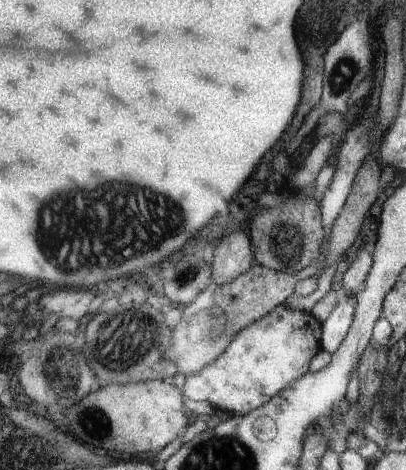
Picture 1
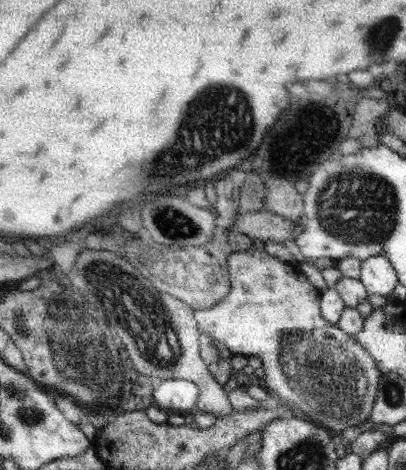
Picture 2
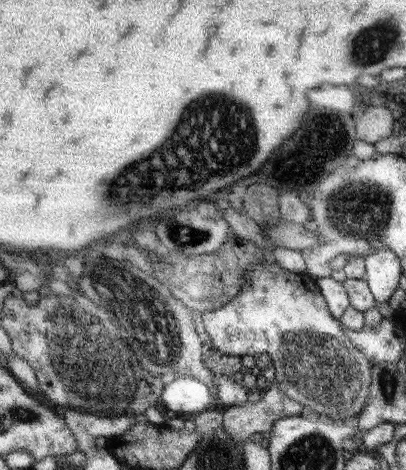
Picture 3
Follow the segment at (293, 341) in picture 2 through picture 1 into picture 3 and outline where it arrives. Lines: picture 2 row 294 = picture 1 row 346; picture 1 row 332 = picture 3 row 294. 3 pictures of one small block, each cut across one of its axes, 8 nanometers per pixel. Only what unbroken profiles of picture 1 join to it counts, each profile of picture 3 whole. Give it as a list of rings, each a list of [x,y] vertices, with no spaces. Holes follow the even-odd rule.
[[[261,262],[245,272],[245,282],[235,298],[231,298],[221,308],[201,314],[201,324],[205,326],[211,344],[215,350],[227,356],[253,356],[267,354],[271,358],[271,366],[275,370],[275,382],[285,392],[287,398],[299,402],[301,406],[309,406],[315,414],[327,416],[333,422],[343,422],[345,418],[359,416],[365,400],[369,398],[369,386],[373,376],[373,364],[353,342],[347,338],[339,320],[329,314],[327,302],[319,292],[319,286],[311,280],[311,276],[297,274],[285,270],[281,264]]]

